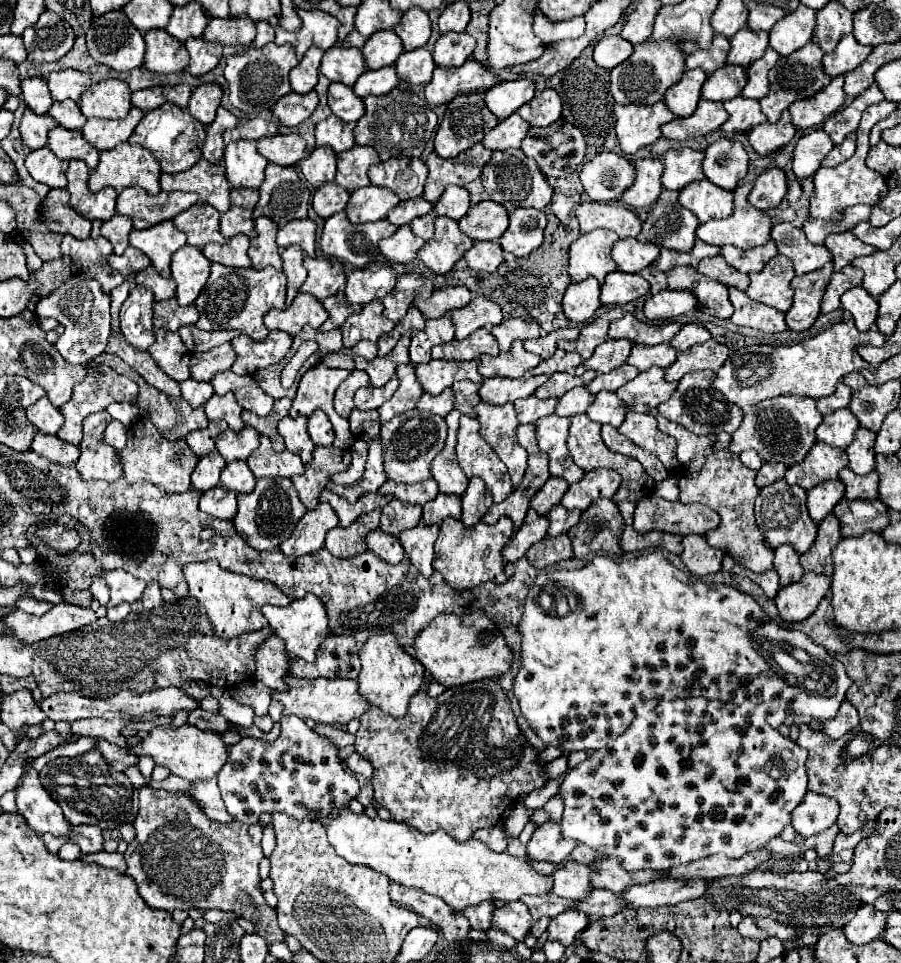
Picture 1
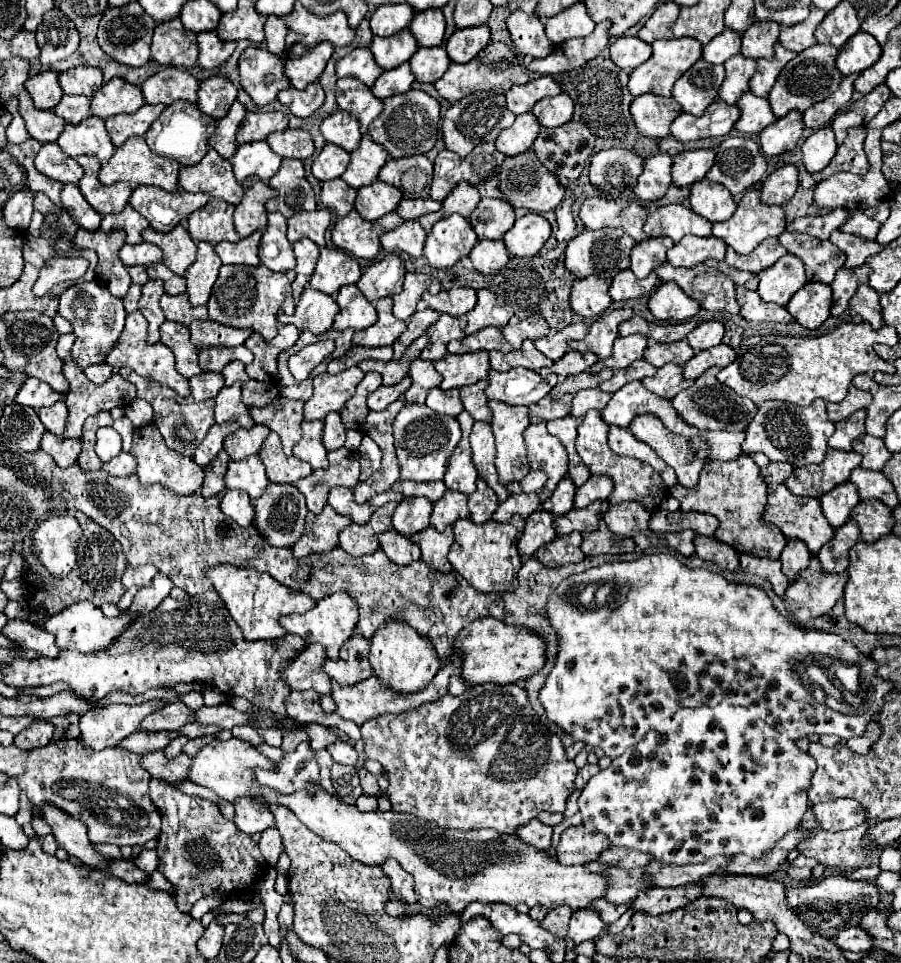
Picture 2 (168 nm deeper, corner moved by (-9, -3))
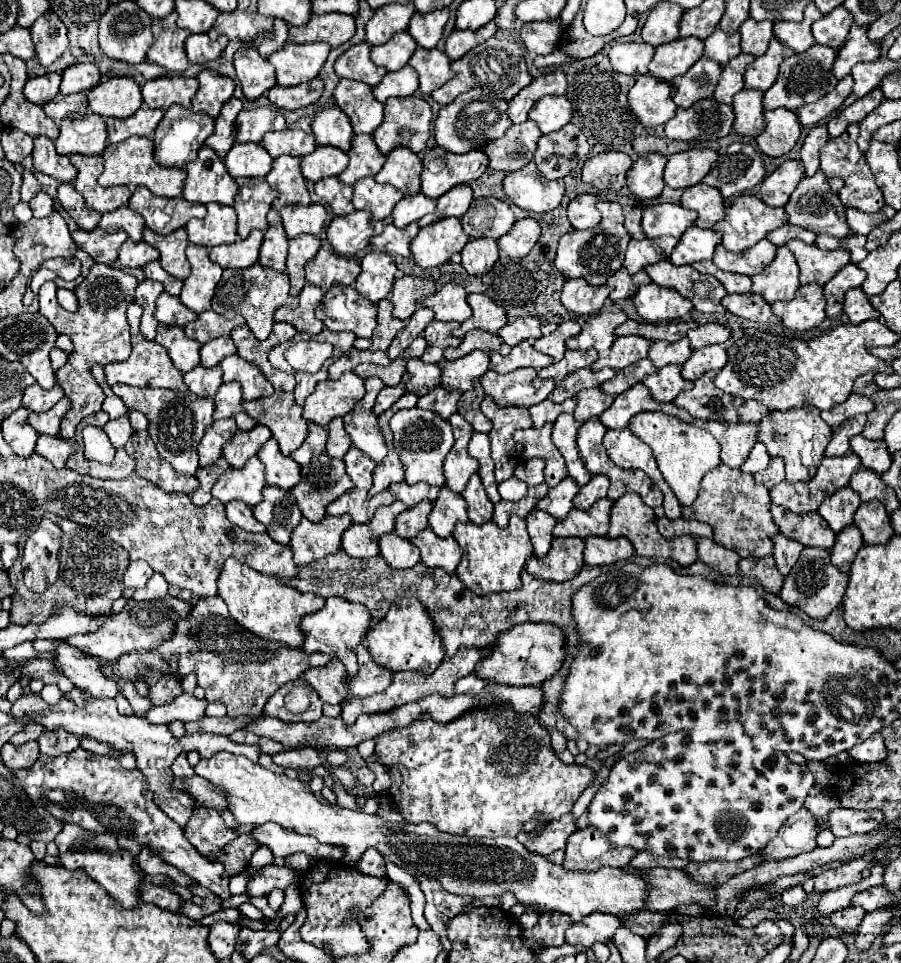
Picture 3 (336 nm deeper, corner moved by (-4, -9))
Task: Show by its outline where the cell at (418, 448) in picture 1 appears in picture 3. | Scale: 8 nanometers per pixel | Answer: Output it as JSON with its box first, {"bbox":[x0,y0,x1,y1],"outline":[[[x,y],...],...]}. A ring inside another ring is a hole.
{"bbox":[390,408,454,486],"outline":[[[410,408],[398,410],[398,414],[390,420],[390,428],[394,434],[394,450],[400,454],[400,460],[404,462],[406,468],[406,482],[408,484],[426,482],[430,486],[444,486],[446,478],[442,474],[442,464],[454,444],[450,422],[442,420],[438,414],[432,414],[428,410]]]}

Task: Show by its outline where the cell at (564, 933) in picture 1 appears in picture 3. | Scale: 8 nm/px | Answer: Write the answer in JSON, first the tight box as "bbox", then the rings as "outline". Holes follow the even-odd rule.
{"bbox":[566,914,624,946],"outline":[[[590,914],[588,918],[584,918],[582,922],[570,926],[566,930],[566,942],[568,944],[584,944],[584,946],[592,946],[596,942],[608,944],[616,932],[616,928],[624,926],[620,918],[612,916],[612,914]]]}

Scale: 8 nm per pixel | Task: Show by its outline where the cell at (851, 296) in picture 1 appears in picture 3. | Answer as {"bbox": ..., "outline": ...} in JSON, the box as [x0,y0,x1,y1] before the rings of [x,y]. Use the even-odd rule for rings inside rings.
{"bbox":[844,288,880,324],"outline":[[[852,288],[844,296],[844,312],[848,314],[852,324],[862,324],[870,318],[880,318],[880,312],[872,308],[868,302],[868,296],[862,292],[862,288]]]}

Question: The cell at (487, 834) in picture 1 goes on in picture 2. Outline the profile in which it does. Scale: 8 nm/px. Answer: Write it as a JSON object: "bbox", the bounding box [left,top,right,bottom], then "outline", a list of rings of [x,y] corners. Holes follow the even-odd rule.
{"bbox":[515,818,553,850],"outline":[[[537,818],[531,820],[529,824],[523,824],[517,832],[515,832],[525,844],[531,844],[533,848],[537,846],[539,850],[547,850],[551,846],[551,836],[553,836],[553,828],[545,826],[543,822],[539,822]]]}

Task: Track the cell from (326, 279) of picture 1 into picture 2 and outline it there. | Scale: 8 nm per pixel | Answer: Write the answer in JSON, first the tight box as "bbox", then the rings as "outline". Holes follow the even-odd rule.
{"bbox":[309,248,361,296],"outline":[[[321,248],[321,254],[309,284],[313,290],[333,296],[335,292],[339,292],[341,286],[355,284],[359,278],[361,278],[361,272],[359,272],[357,260],[351,260],[341,250]]]}

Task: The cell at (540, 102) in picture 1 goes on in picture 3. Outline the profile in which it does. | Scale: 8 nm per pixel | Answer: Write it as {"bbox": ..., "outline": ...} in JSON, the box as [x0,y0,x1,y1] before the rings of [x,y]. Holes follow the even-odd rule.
{"bbox":[528,96,572,134],"outline":[[[544,96],[532,106],[528,118],[538,124],[542,134],[550,134],[570,122],[572,104],[566,96]]]}

